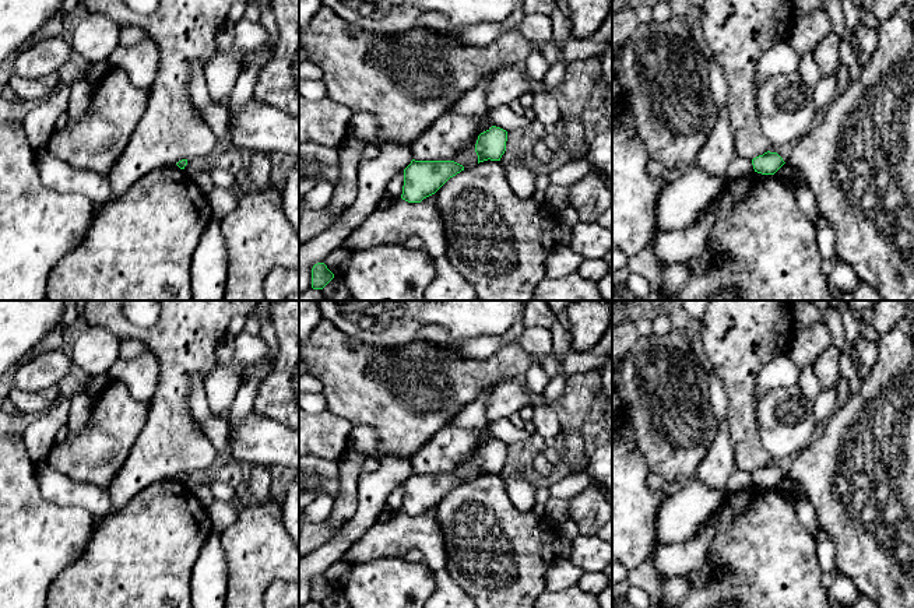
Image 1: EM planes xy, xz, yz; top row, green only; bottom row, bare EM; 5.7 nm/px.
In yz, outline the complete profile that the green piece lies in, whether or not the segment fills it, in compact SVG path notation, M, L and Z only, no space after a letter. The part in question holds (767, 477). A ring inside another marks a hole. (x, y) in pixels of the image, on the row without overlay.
M764 465L752 472L755 485L762 488L774 488L785 475L777 465Z

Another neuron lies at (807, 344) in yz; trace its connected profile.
M825 323L794 330L787 355L795 365L813 366L820 354L832 345L832 335Z

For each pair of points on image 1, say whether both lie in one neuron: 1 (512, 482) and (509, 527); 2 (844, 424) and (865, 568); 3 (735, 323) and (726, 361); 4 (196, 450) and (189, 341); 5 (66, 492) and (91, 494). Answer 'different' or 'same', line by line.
1: different
2: same
3: same
4: same
5: same

